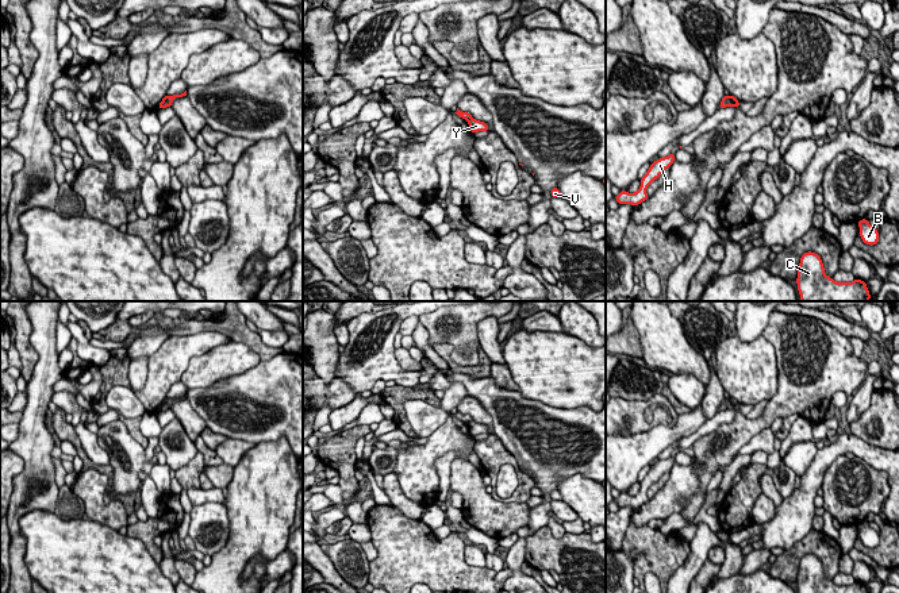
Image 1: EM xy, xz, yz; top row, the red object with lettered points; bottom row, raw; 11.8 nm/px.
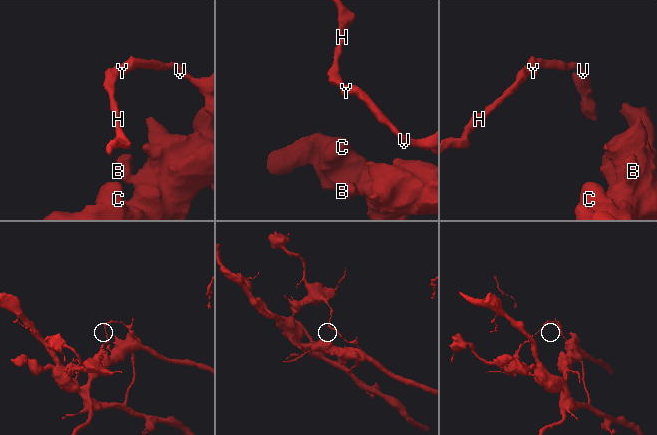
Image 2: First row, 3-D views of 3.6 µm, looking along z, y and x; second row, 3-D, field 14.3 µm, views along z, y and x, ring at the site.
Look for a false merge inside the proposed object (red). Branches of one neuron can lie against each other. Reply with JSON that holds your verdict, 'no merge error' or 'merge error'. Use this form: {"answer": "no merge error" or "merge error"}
{"answer": "merge error"}

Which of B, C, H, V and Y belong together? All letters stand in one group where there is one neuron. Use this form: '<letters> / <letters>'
B C V Y / H

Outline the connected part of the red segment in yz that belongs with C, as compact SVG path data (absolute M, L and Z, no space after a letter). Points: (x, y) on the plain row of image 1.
M812 554L802 558L796 586L798 593L868 593L865 584L835 585L827 579L821 559Z

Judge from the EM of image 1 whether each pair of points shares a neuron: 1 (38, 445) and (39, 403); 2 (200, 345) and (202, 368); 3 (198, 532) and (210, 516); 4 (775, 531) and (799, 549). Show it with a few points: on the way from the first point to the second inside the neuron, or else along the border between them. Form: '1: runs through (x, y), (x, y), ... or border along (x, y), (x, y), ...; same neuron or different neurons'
1: runs through (37, 434), (37, 414); same neuron
2: border along (230, 341), (195, 355), (180, 378); different neurons
3: runs through (202, 528), (210, 520); same neuron
4: border along (811, 527), (786, 550); different neurons

